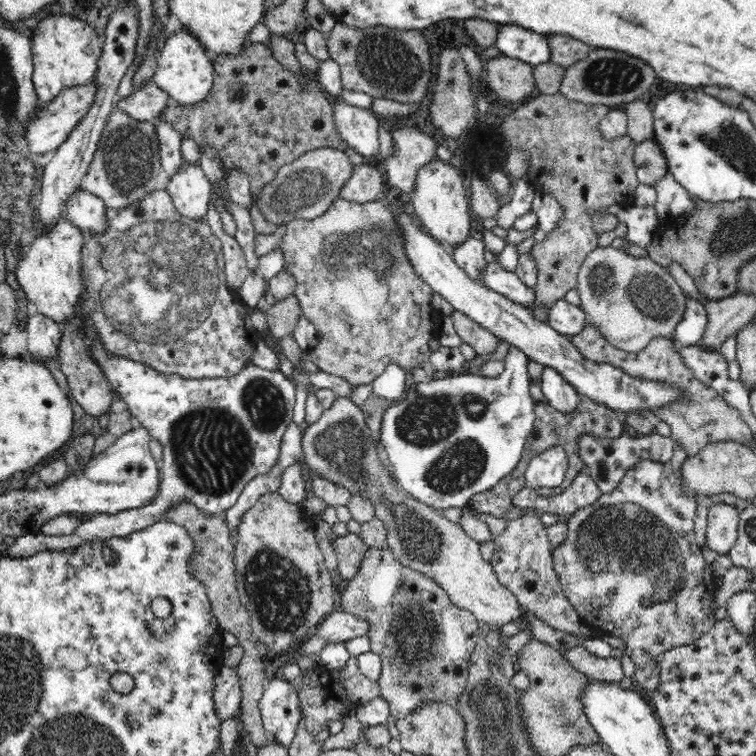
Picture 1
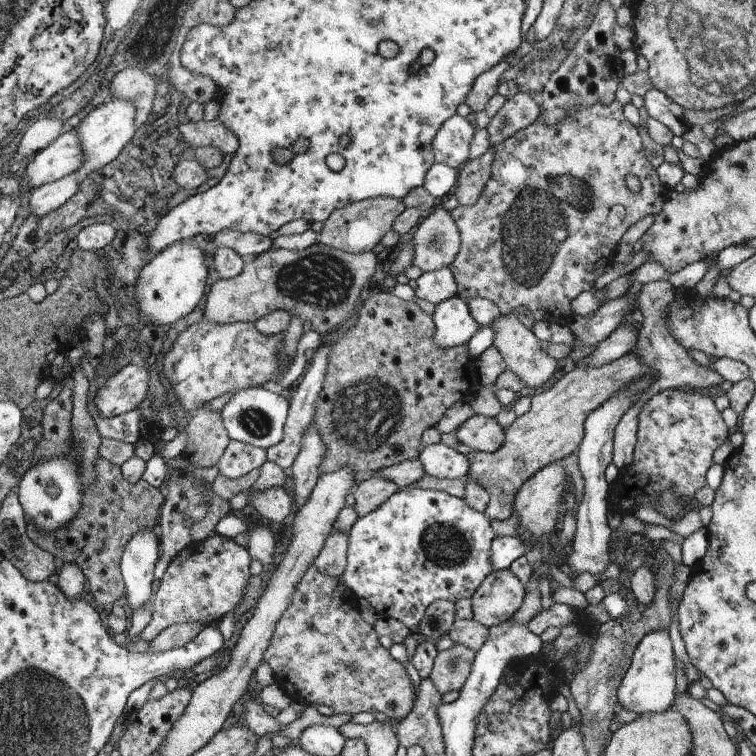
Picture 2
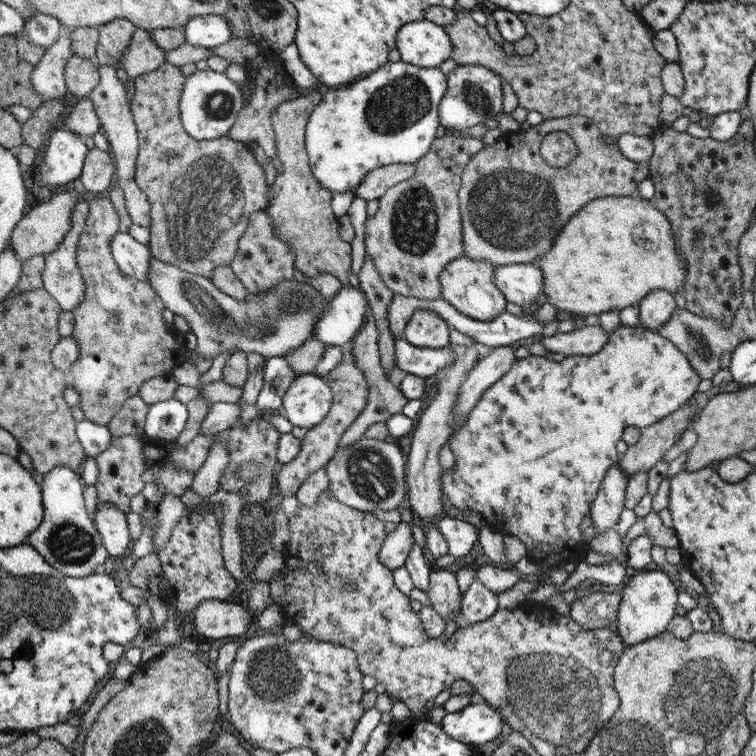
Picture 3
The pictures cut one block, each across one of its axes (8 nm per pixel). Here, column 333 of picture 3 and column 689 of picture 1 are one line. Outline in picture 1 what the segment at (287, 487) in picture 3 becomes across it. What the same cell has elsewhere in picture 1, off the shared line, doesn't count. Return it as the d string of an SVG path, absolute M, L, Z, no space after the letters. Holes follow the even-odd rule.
M586 324L582 332L568 336L568 340L578 348L578 352L586 360L592 360L598 364L612 364L614 368L620 368L632 378L670 384L674 390L684 394L682 402L674 402L672 406L658 412L654 410L650 416L656 418L658 422L666 422L672 428L672 440L676 444L682 444L688 450L686 452L688 456L696 456L698 452L702 452L702 448L708 448L710 444L726 444L728 440L754 448L754 434L746 424L746 420L742 420L740 412L732 408L726 400L722 400L714 388L706 386L696 378L696 374L684 364L680 354L680 344L674 338L656 338L640 352L624 352L612 346L610 340L606 340L606 336L594 324Z

